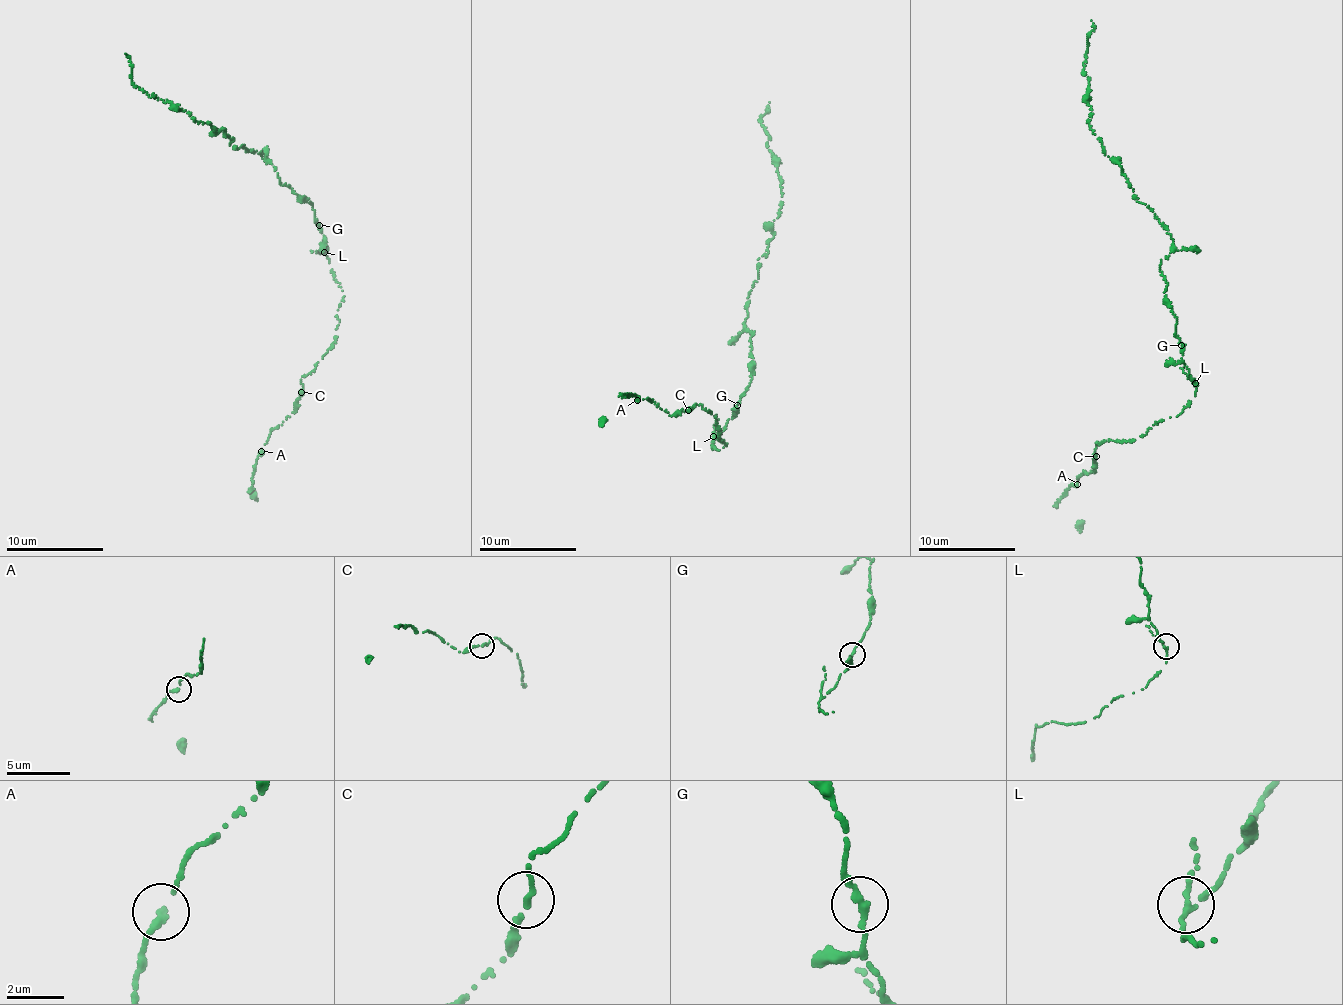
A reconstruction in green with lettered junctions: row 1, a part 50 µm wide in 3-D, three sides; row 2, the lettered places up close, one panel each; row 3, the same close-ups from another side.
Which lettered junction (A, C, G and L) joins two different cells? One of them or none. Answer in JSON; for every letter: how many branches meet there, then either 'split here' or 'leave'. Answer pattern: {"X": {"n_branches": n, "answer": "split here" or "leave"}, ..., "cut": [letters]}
{"A": {"n_branches": 2, "answer": "leave"}, "C": {"n_branches": 2, "answer": "leave"}, "G": {"n_branches": 2, "answer": "leave"}, "L": {"n_branches": 2, "answer": "leave"}, "cut": []}

